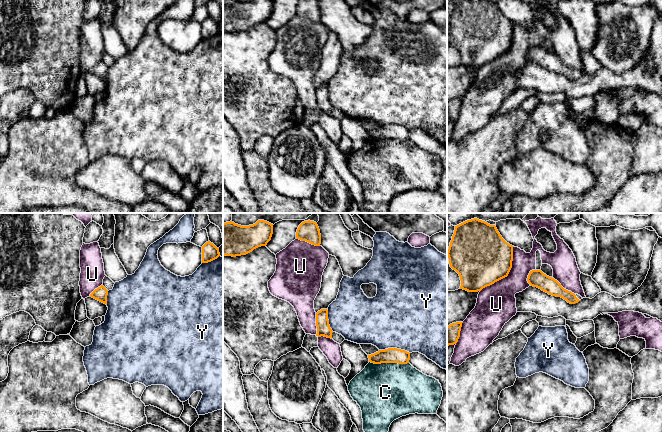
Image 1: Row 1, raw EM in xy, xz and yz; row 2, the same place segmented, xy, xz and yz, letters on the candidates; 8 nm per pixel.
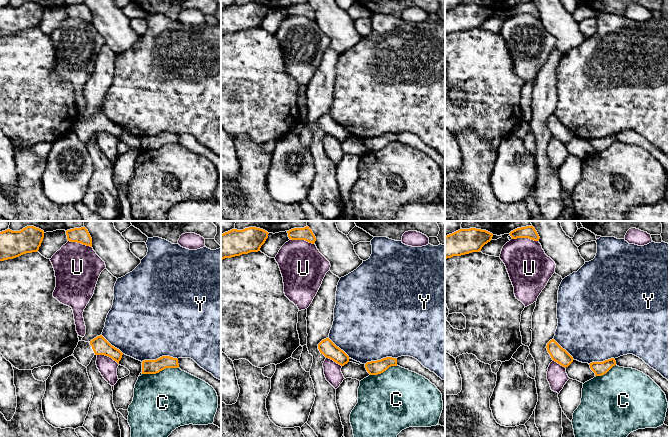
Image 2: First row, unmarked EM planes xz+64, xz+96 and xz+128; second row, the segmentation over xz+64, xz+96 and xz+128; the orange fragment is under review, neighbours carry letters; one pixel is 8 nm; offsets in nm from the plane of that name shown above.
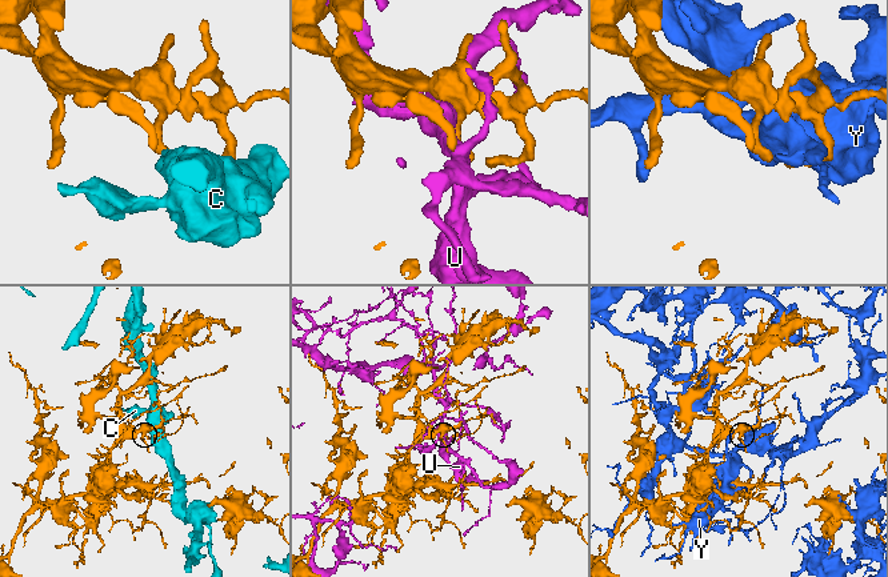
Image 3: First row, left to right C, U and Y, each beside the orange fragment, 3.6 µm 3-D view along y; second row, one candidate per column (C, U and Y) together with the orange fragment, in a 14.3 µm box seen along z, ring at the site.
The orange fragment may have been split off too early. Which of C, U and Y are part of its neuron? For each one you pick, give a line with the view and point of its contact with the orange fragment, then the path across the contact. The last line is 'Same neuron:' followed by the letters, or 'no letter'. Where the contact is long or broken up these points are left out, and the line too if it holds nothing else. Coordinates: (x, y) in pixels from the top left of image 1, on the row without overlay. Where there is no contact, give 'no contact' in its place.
Same neuron: no letter

